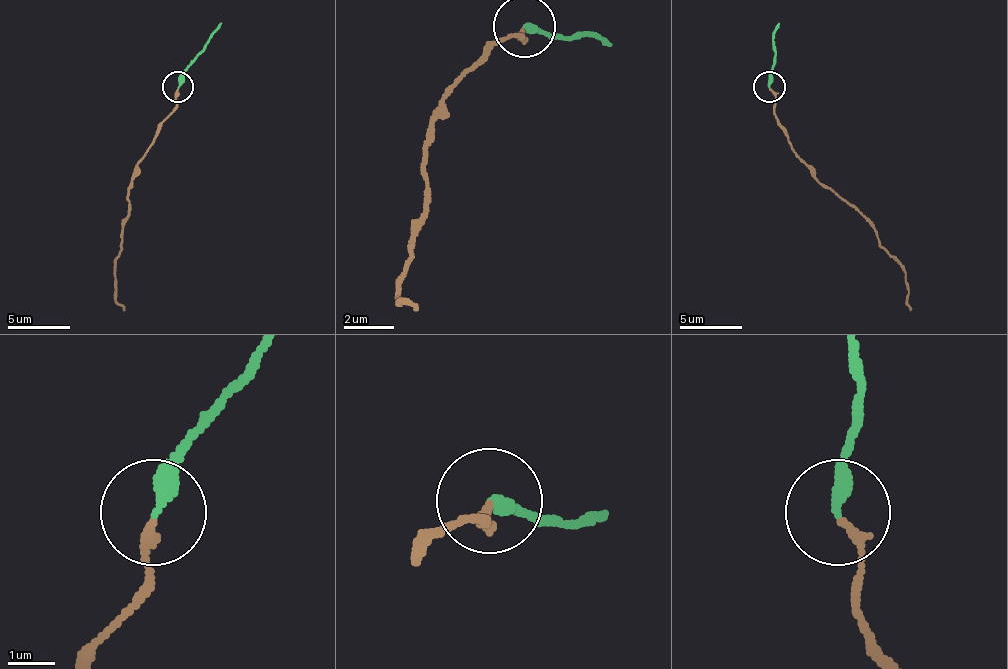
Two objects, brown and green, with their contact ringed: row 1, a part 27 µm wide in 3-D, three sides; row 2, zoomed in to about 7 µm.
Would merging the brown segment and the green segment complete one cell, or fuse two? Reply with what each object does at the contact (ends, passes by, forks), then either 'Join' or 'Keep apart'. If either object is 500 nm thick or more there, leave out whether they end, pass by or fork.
At the ring brown ends. At the ring green ends. Join

